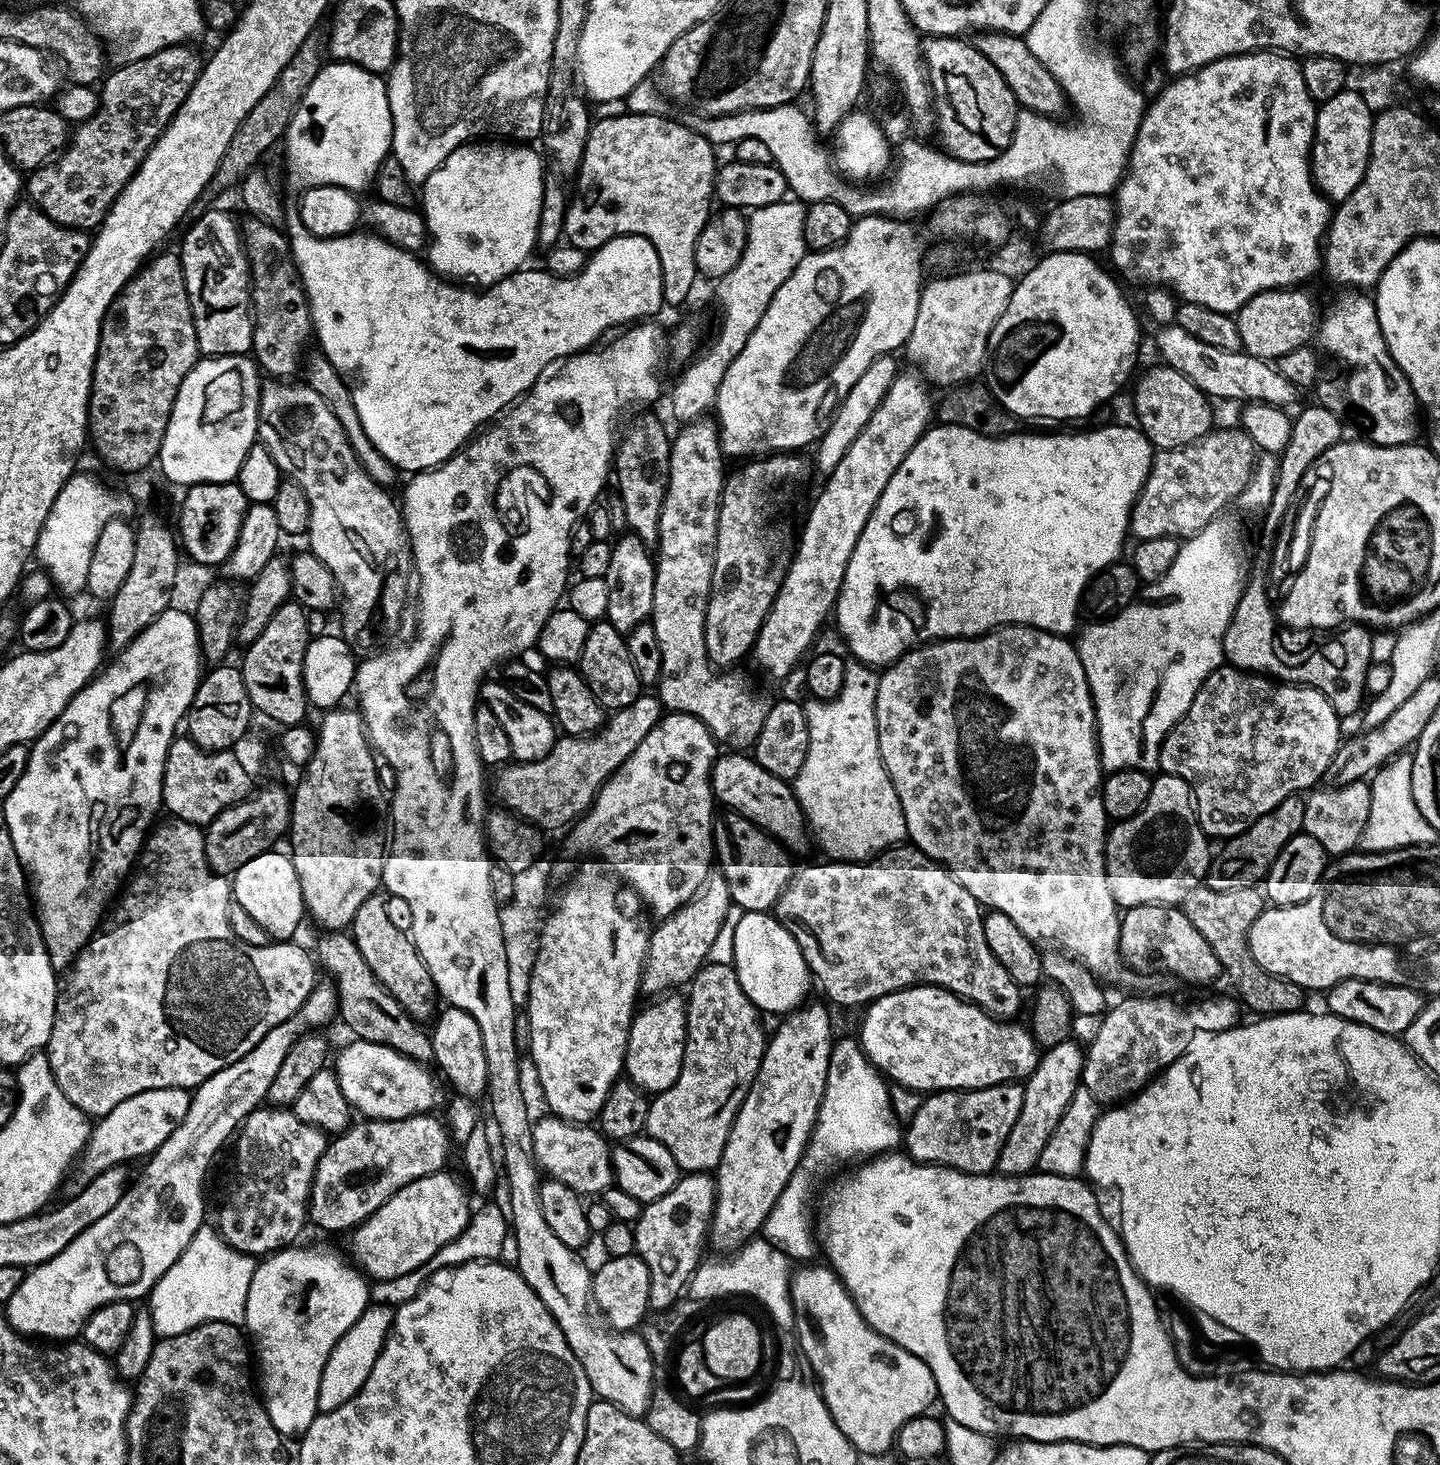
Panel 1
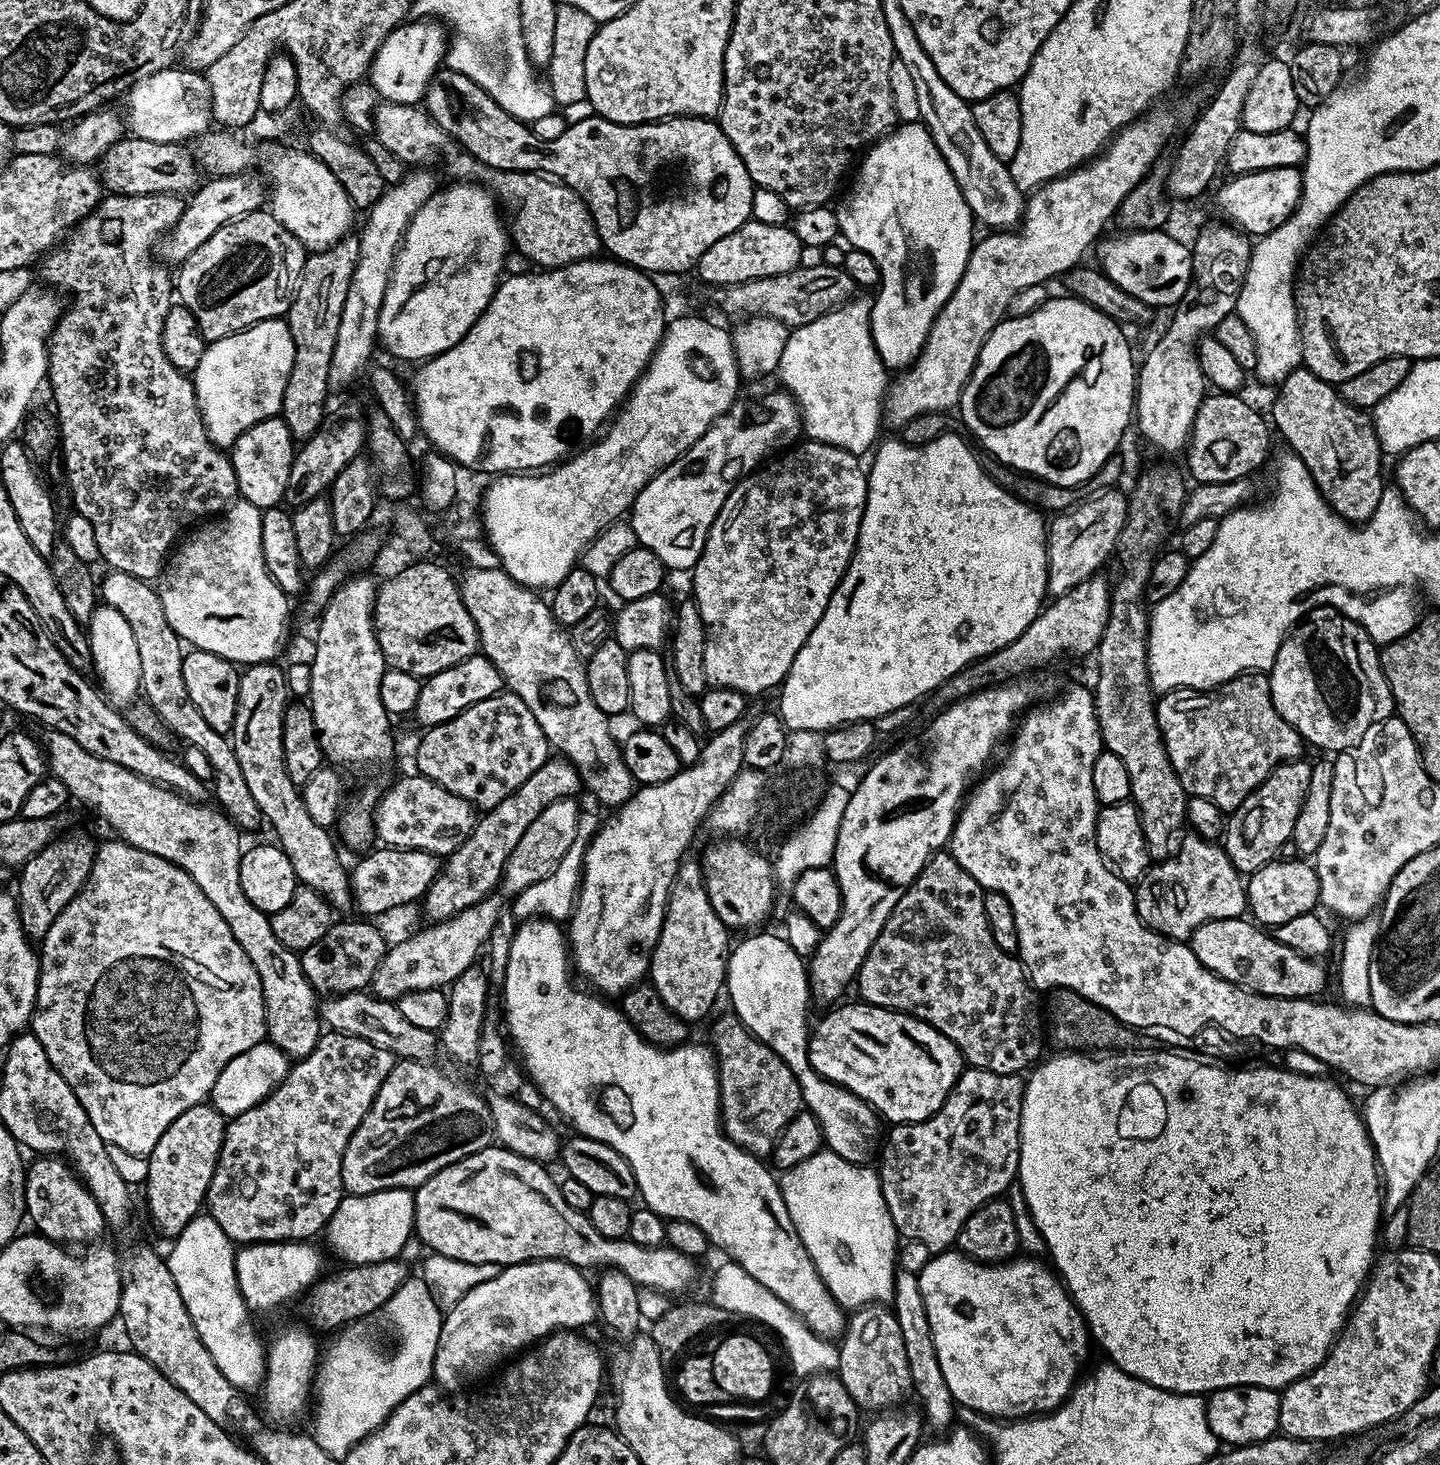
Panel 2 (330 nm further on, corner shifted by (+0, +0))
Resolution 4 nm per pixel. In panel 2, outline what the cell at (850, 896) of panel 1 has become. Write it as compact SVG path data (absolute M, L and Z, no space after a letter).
M944 850L937 852L928 859L928 863L916 875L916 879L904 889L902 898L894 906L886 926L882 926L882 934L878 934L878 938L874 938L874 946L870 946L870 954L866 954L860 971L856 974L854 984L855 987L860 987L859 999L863 1003L873 1004L879 1008L891 1008L893 1012L904 1012L907 1016L926 1022L930 1026L934 1026L934 1030L946 1034L946 1038L950 1038L950 1042L954 1042L954 1046L958 1046L961 1056L971 1067L985 1068L994 1074L1014 1076L1023 1073L1024 1067L1027 1069L1033 1062L1041 1059L1042 1000L1037 989L1032 987L1032 981L1028 979L1028 973L1024 971L1024 966L1019 959L1011 952L1002 951L998 942L994 942L994 938L990 934L990 926L986 922L984 893L985 889L980 887L980 883L974 878L970 878L970 874L966 874L966 870L962 870L960 863L951 854Z

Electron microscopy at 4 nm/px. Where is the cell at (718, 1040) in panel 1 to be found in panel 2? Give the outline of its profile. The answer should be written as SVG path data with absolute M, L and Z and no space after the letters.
M730 1018L717 1030L714 1052L718 1057L720 1123L724 1135L752 1156L771 1157L780 1131L802 1108L794 1074L770 1047L753 1039L736 1018Z

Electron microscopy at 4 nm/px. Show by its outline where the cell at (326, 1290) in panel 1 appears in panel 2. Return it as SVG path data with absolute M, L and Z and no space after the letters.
M406 1188L378 1190L374 1194L361 1196L341 1196L338 1210L334 1210L326 1225L326 1237L333 1254L341 1256L349 1265L397 1259L404 1243L414 1236L415 1201L415 1195Z

